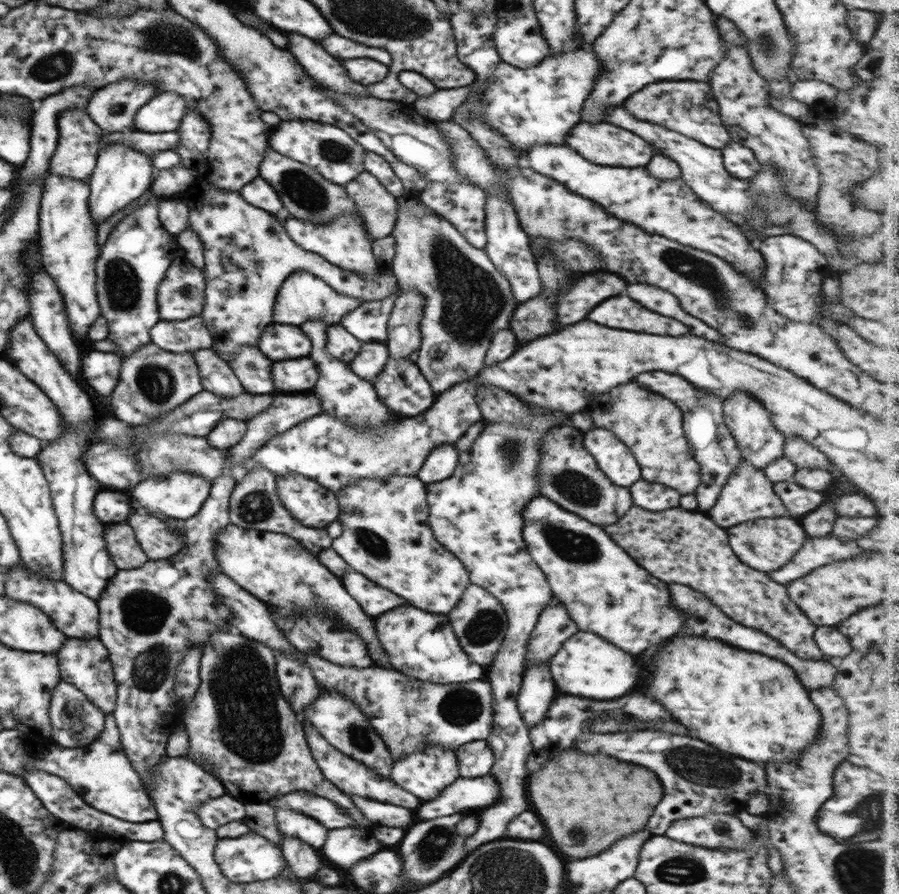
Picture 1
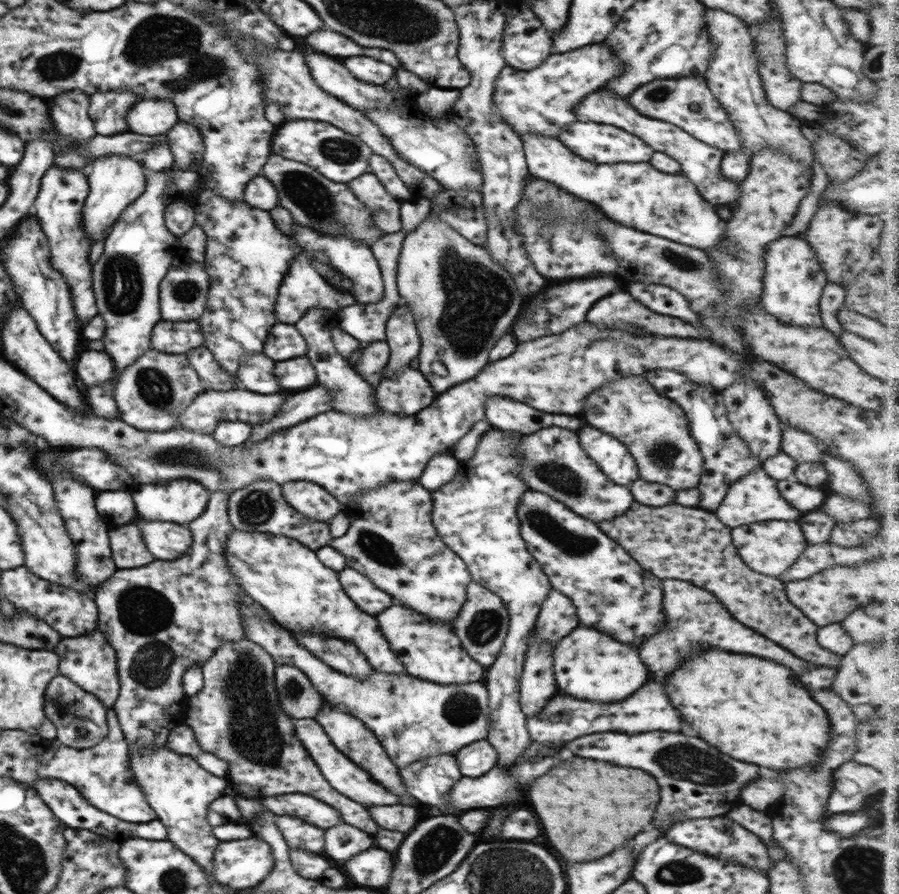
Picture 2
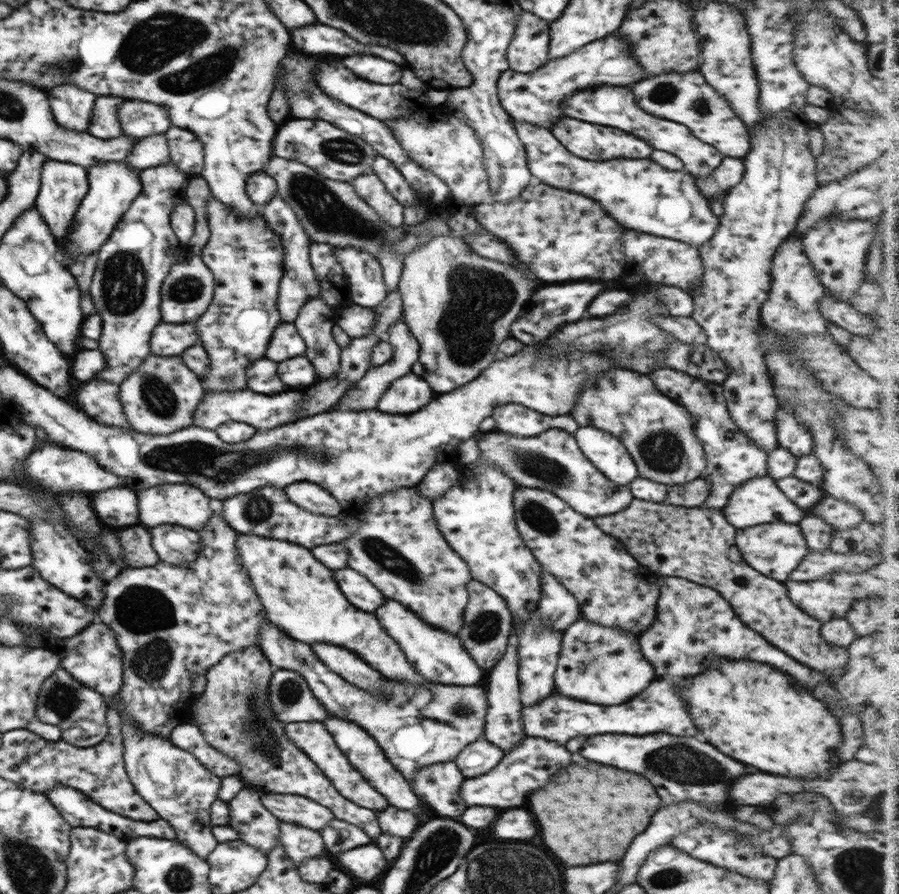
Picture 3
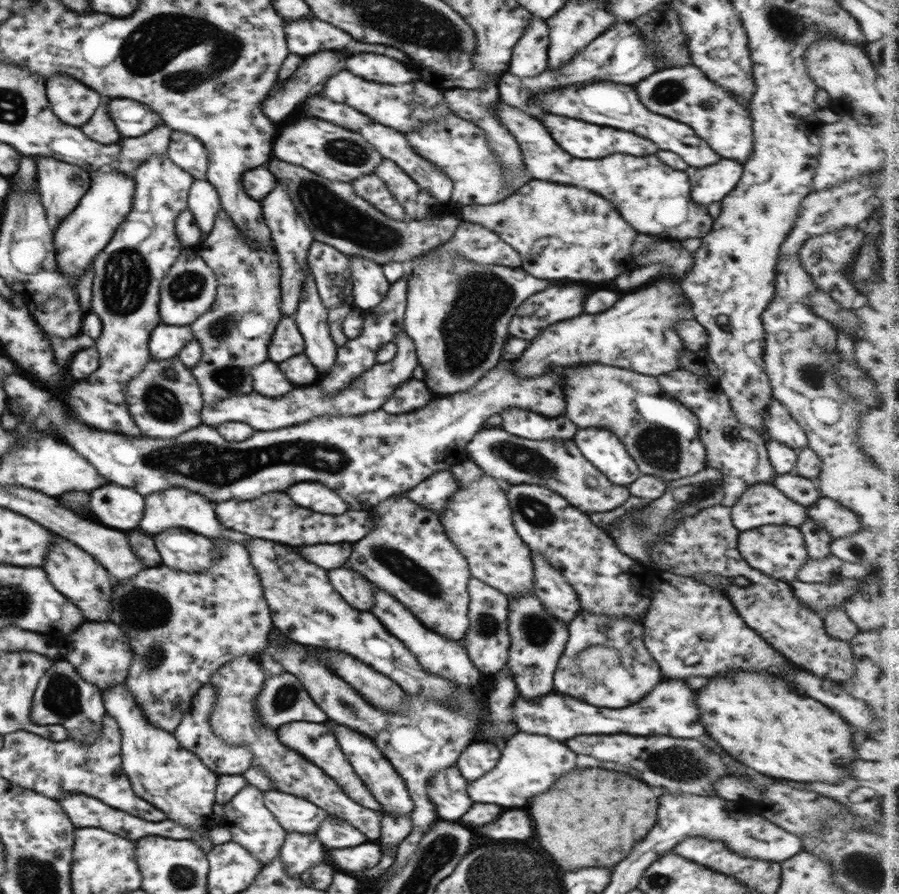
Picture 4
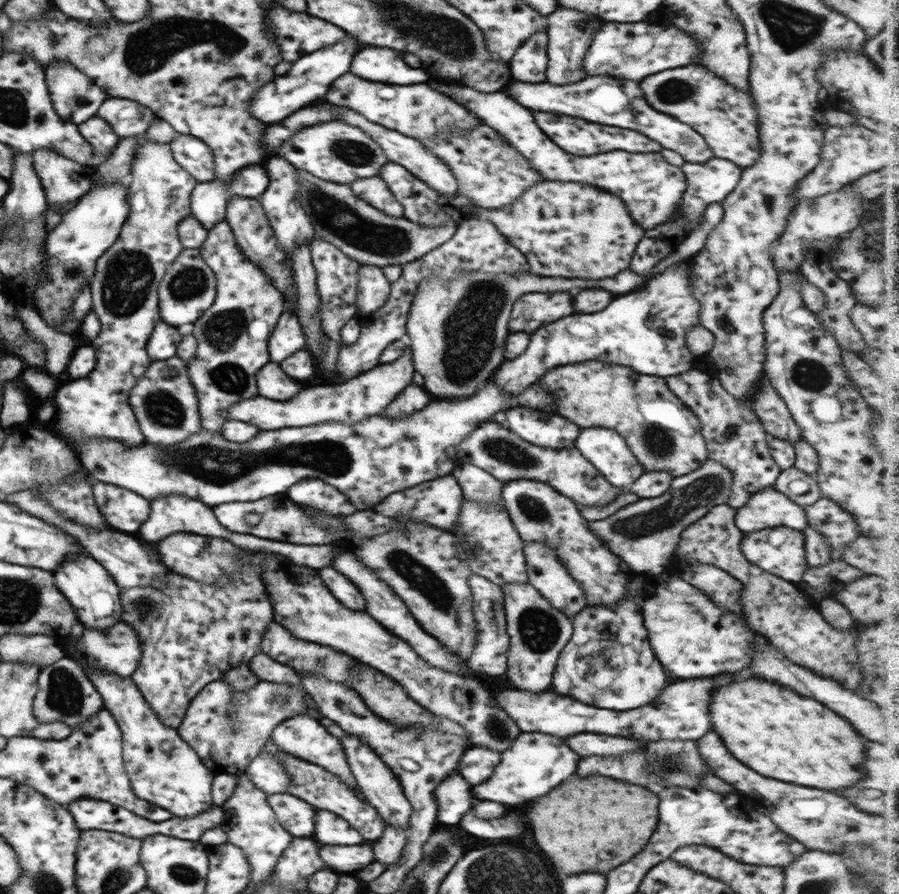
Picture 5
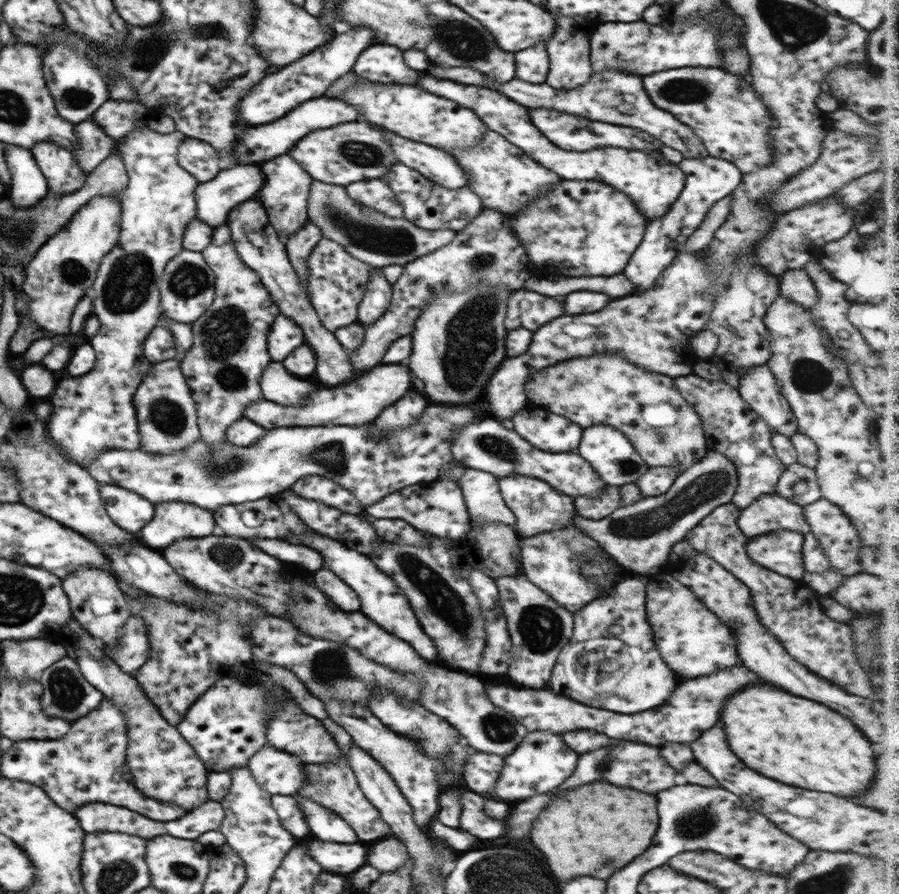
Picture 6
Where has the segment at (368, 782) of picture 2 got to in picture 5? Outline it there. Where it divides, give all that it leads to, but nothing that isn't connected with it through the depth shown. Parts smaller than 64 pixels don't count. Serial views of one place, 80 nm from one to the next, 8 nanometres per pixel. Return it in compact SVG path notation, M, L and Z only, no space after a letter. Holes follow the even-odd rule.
M297 714L288 720L283 720L272 731L270 737L280 750L325 768L328 772L341 778L348 786L357 790L357 797L366 801L349 767L341 741L328 733L328 730L320 723L319 719L310 718L307 714Z

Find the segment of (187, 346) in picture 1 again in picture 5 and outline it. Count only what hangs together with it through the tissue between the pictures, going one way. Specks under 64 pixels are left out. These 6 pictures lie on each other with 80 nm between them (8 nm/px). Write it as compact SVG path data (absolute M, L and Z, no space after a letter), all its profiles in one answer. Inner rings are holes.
M160 321L152 331L147 342L147 353L152 361L168 360L176 356L183 335L177 327Z

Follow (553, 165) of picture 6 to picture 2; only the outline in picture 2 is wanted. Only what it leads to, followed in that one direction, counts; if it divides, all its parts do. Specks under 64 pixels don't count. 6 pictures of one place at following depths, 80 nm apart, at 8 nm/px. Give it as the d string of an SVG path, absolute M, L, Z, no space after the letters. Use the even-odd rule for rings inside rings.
M527 134L522 136L522 140L527 167L531 176L559 186L566 192L580 197L583 201L594 203L602 213L616 224L630 226L636 228L636 230L705 251L717 248L717 245L725 240L727 222L717 215L716 206L704 200L696 186L680 173L658 172L658 169L648 162L638 162L638 164L620 162L620 164L612 164L612 166L588 162L588 160L576 156L574 152L570 152L570 149L560 142L560 139L542 136L541 134Z

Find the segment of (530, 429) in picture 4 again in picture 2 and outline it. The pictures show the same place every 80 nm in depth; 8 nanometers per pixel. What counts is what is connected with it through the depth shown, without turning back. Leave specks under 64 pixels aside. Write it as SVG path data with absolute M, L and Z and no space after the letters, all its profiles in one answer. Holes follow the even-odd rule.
M492 398L486 404L485 418L493 428L529 435L549 426L576 431L582 427L577 416L547 414L510 398Z

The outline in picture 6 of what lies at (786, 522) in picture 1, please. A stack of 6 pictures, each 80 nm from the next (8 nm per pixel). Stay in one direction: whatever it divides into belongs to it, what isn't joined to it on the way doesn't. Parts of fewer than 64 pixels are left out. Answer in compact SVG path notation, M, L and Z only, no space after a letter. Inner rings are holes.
M777 530L747 539L747 555L756 564L794 580L800 580L805 573L803 563L802 533L791 530Z

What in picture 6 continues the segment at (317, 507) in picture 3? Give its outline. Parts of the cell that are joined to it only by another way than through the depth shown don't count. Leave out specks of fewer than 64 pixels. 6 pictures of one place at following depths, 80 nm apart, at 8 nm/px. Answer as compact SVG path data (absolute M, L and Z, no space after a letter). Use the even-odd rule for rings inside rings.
M312 474L299 478L289 489L306 500L316 500L344 513L360 516L364 512L352 492L323 476Z

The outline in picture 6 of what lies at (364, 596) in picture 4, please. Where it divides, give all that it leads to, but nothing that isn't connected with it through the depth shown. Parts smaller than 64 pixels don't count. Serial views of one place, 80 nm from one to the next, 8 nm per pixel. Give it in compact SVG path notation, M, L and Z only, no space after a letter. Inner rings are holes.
M324 568L324 570L318 570L316 576L314 576L314 580L316 580L318 588L320 588L340 610L344 610L344 612L356 612L356 610L360 610L359 596L330 569Z

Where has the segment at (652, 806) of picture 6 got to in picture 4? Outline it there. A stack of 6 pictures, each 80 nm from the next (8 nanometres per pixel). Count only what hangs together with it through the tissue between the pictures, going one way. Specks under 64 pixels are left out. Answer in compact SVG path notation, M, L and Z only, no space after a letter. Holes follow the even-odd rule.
M576 768L552 784L546 794L532 798L534 820L542 848L564 870L584 866L614 866L628 856L632 844L642 840L656 822L658 796L626 774L604 768Z

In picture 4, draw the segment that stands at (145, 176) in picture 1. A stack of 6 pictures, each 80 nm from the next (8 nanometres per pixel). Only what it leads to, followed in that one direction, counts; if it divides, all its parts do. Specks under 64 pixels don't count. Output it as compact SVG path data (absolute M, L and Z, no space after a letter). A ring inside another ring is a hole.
M113 167L100 169L92 173L92 182L78 206L62 220L54 230L54 248L59 267L70 277L71 284L76 284L77 279L84 270L88 270L92 259L102 253L104 247L112 240L116 229L125 221L132 208L132 199L136 188L133 178L120 174Z

